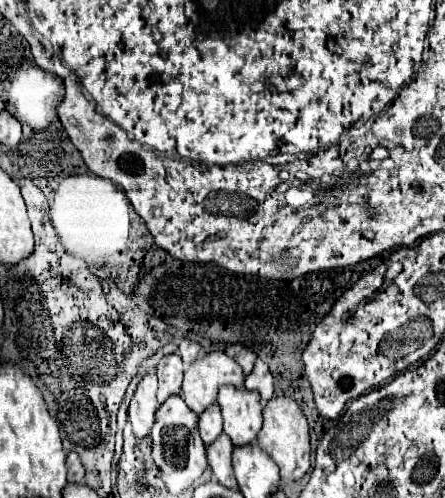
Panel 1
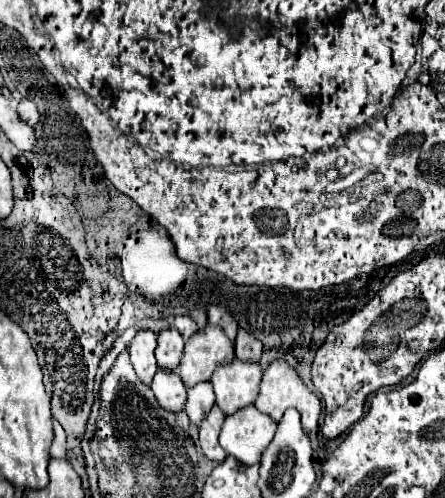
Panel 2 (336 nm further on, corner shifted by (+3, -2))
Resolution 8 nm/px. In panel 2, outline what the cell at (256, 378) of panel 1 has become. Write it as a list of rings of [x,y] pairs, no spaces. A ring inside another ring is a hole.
[[[238,330],[238,336],[236,336],[236,358],[238,360],[246,360],[246,362],[254,362],[258,364],[260,362],[260,356],[262,356],[262,342],[256,340],[254,336],[250,336],[246,330]]]

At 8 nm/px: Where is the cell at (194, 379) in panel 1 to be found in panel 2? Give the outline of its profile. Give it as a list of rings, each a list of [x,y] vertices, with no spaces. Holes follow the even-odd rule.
[[[208,324],[206,330],[196,332],[190,340],[186,340],[178,374],[184,384],[192,388],[198,382],[210,382],[214,370],[222,364],[230,364],[234,358],[234,344],[218,326]]]

